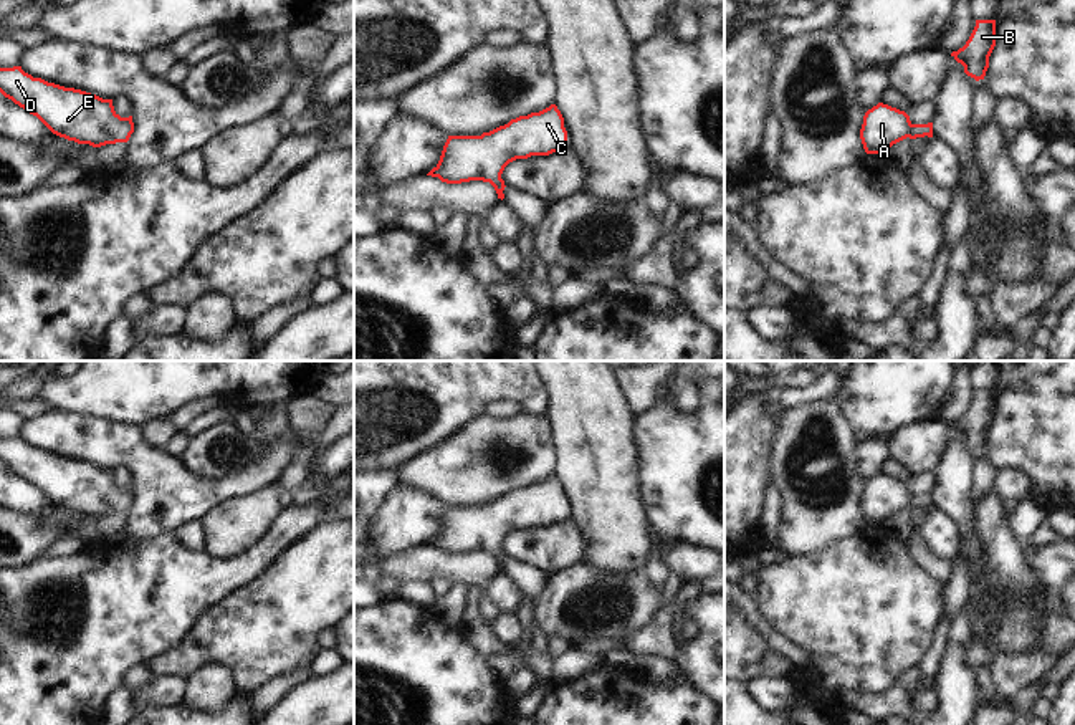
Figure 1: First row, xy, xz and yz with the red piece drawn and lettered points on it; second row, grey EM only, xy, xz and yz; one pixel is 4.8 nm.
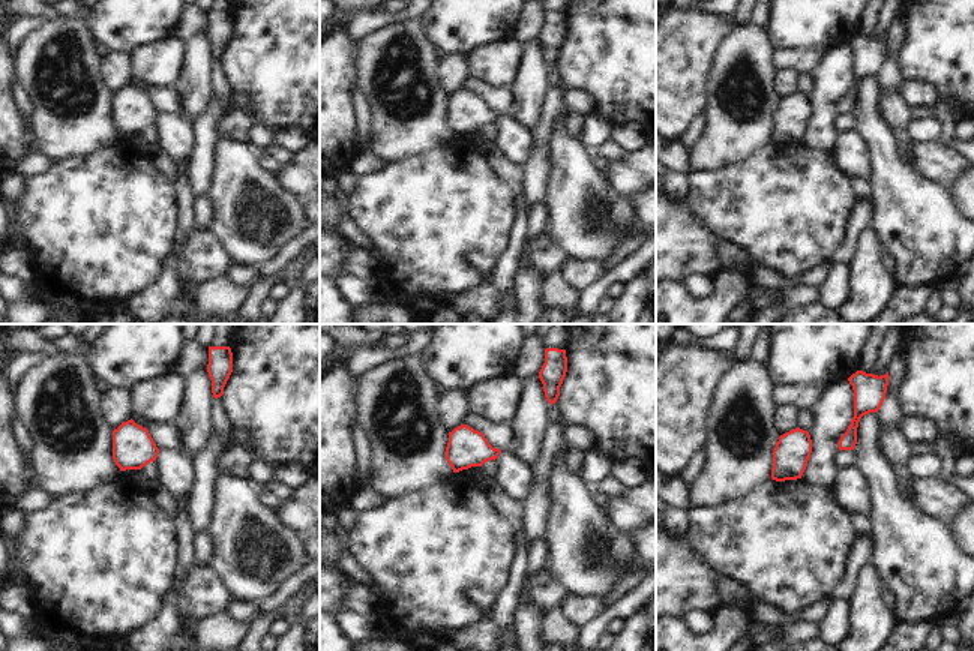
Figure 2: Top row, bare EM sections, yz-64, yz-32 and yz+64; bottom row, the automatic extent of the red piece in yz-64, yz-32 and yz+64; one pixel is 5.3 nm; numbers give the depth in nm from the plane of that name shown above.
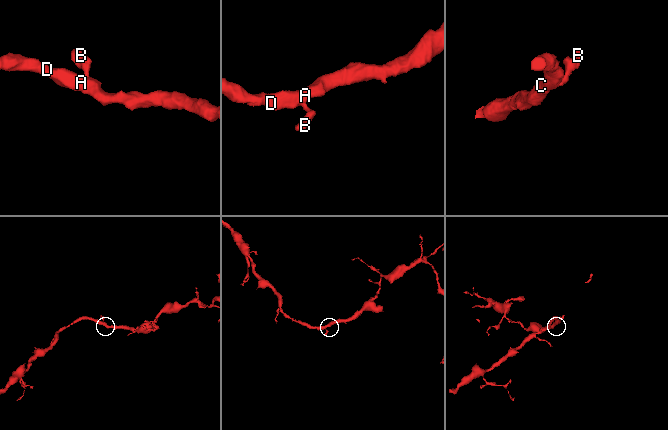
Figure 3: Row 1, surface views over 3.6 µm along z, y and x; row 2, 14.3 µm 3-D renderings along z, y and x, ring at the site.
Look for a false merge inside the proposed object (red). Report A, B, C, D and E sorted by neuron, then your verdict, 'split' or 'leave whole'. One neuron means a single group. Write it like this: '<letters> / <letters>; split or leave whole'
A B C D E; leave whole

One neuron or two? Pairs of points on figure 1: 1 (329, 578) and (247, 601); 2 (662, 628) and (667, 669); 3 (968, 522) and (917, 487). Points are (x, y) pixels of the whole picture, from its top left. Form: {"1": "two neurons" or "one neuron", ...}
{"1": "one neuron", "2": "two neurons", "3": "two neurons"}

